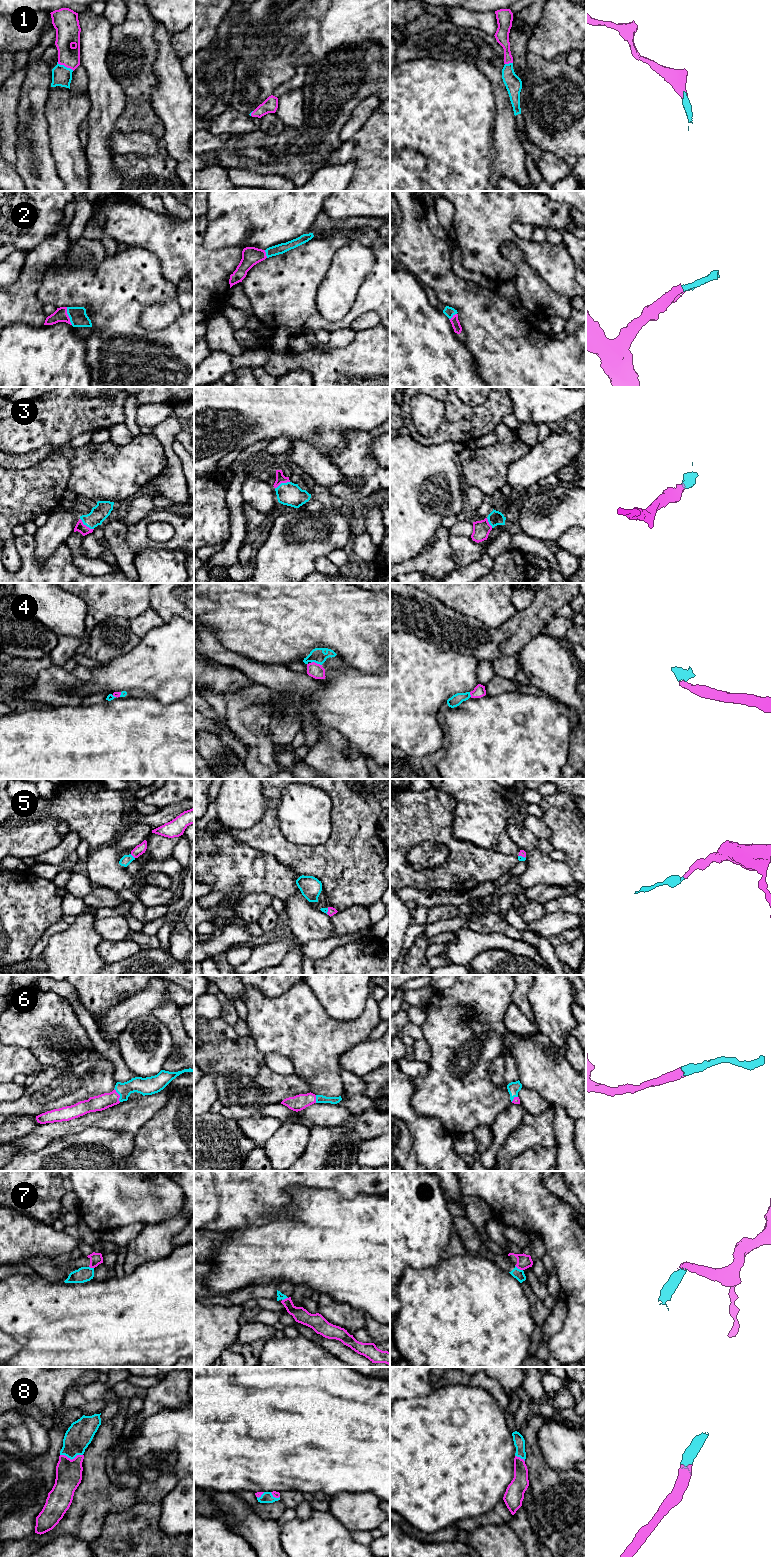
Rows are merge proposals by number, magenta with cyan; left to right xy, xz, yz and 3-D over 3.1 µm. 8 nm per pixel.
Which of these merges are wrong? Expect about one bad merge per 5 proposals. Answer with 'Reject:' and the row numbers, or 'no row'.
Reject: 7

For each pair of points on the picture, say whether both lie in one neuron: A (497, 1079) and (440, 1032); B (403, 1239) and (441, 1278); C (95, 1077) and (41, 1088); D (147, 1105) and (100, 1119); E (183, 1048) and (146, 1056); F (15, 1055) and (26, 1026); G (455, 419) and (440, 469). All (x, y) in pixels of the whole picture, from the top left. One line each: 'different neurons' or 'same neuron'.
A: different neurons
B: different neurons
C: same neuron
D: same neuron
E: different neurons
F: different neurons
G: different neurons

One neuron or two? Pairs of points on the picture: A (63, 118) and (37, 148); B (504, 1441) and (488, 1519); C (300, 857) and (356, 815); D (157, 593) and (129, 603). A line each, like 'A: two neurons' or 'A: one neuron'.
A: two neurons
B: two neurons
C: one neuron
D: two neurons

